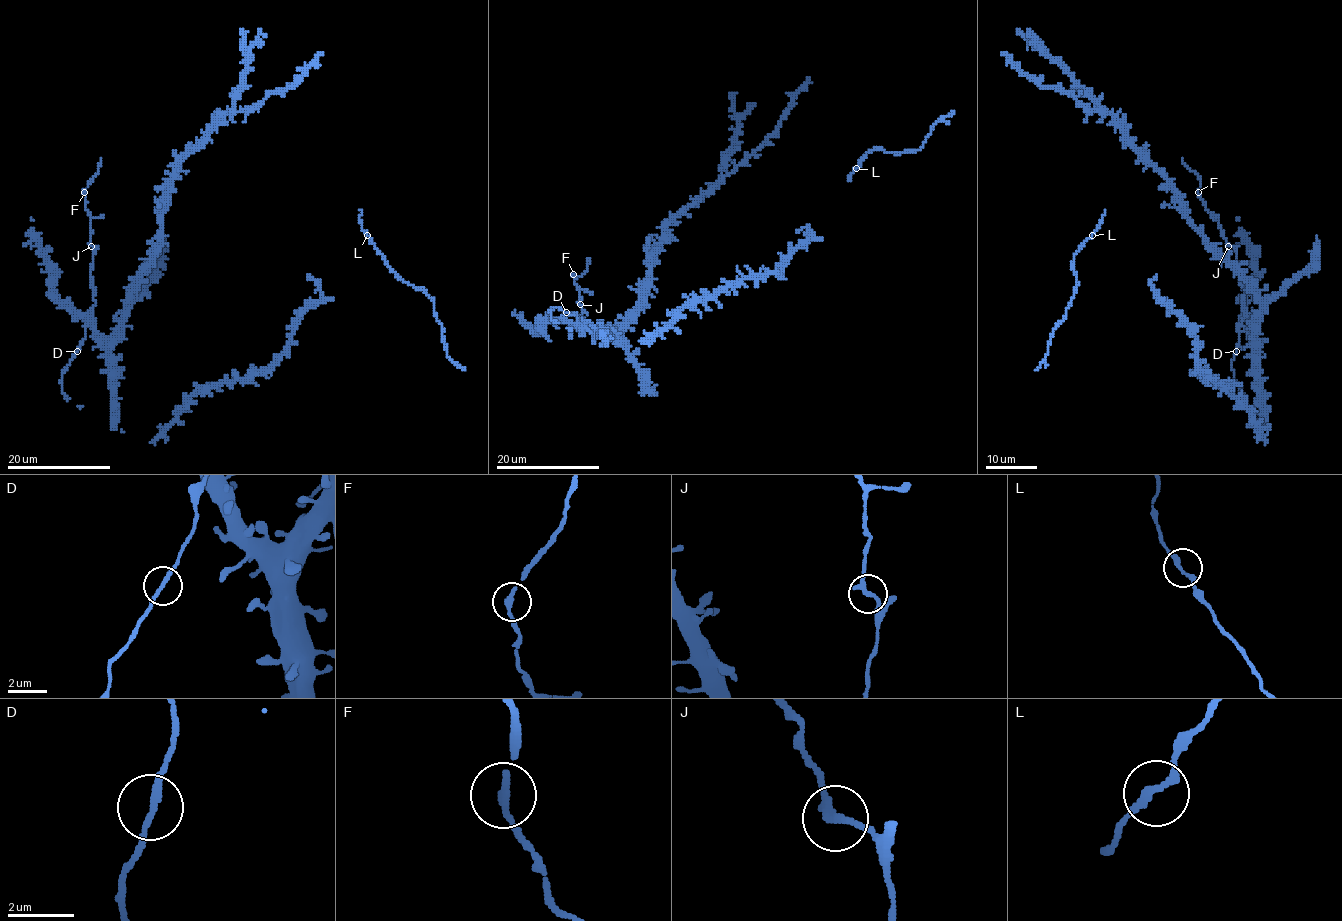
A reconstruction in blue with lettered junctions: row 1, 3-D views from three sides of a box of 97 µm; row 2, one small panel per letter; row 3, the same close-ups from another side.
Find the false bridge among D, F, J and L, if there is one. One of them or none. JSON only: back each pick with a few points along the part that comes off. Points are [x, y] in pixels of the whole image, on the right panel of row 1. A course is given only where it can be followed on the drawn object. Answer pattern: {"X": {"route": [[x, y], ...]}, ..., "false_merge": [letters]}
{"false_merge": []}

